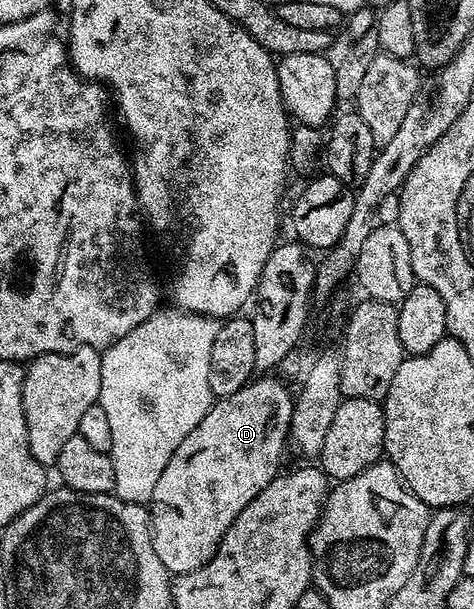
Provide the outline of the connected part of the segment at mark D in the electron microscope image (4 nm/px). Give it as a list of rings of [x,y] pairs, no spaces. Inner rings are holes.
[[[258,377],[247,383],[246,386],[241,387],[236,394],[229,396],[228,401],[219,402],[217,405],[211,407],[210,412],[204,417],[204,421],[200,421],[198,428],[196,428],[187,439],[187,447],[179,451],[178,454],[170,460],[164,473],[160,475],[160,481],[156,483],[156,489],[152,493],[148,504],[148,514],[150,517],[150,530],[154,537],[156,557],[160,557],[160,561],[165,565],[171,576],[175,577],[180,574],[188,574],[190,571],[200,570],[202,566],[209,562],[209,560],[217,554],[222,539],[225,537],[225,534],[228,533],[229,527],[236,521],[237,515],[279,474],[280,468],[278,468],[278,462],[282,459],[282,450],[288,447],[290,418],[294,412],[295,400],[292,391],[290,395],[289,389],[285,386],[287,386],[287,384],[283,382],[281,378]]]

